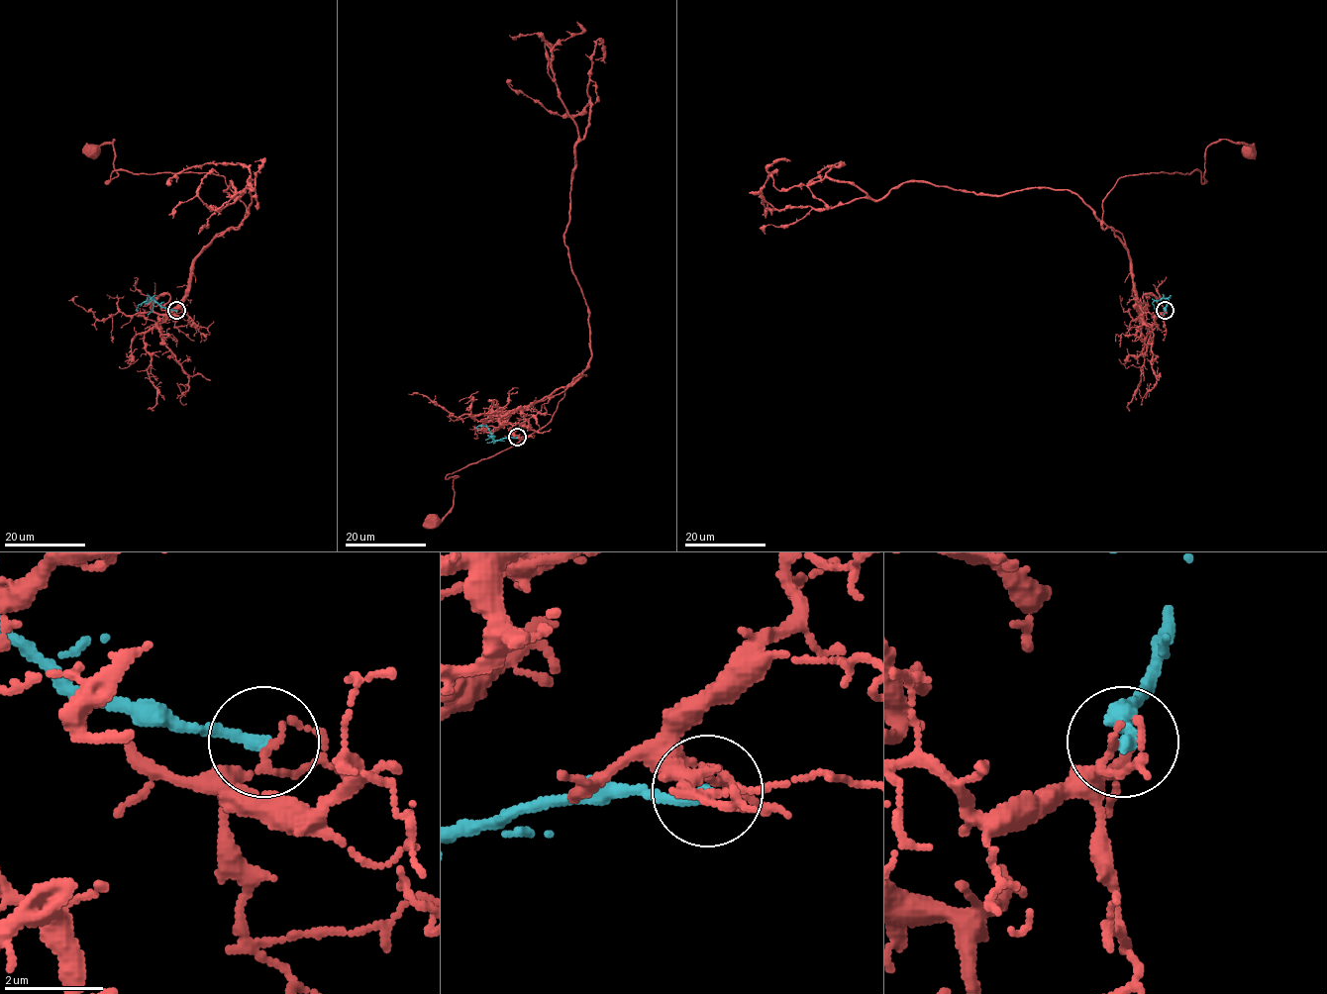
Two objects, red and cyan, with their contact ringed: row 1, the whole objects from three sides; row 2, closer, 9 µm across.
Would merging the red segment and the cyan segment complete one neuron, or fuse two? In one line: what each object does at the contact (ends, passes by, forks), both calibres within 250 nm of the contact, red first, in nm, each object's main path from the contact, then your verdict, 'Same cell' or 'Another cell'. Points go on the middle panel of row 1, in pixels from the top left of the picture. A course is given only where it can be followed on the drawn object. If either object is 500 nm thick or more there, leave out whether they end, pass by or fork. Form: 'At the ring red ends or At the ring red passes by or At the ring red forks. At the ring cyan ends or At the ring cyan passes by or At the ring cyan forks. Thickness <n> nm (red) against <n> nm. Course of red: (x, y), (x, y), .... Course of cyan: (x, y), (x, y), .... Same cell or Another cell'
At the ring red passes by. At the ring cyan ends. Thickness 110 nm (red) against 280 nm. Course of red: (517, 437), (528, 406), (586, 375), (566, 388), (546, 425), (446, 476), (458, 476), (452, 509), (434, 521). Course of cyan: (516, 437), (493, 439), (485, 426), (480, 425), (478, 429). Another cell

